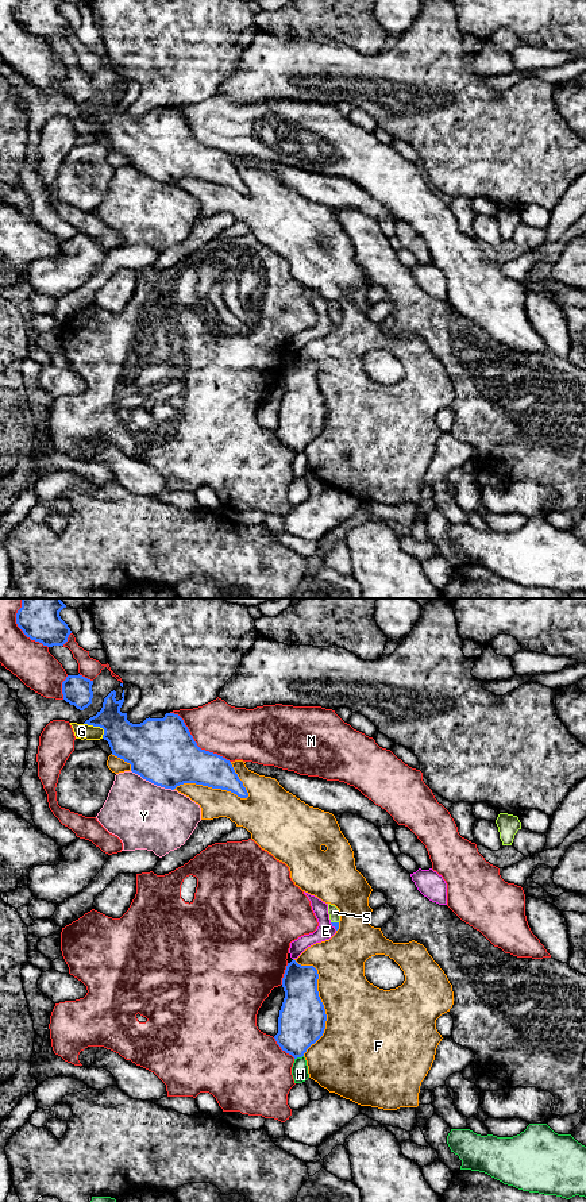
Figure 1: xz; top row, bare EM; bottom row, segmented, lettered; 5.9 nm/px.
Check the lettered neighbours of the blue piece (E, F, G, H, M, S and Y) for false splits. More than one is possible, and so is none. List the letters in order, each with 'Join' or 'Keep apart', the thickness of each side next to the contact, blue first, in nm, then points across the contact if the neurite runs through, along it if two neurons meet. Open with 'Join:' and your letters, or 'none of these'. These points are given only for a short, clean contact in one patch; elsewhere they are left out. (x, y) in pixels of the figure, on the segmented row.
Join: S
E: Keep apart. Thickness 30 nm (blue) against 100 nm
F: Keep apart. Thickness 280 nm (blue) against 400 nm
G: Keep apart. Thickness 240 nm (blue) against 100 nm
H: Keep apart. Thickness 280 nm (blue) against 100 nm
M: Keep apart. Thickness 400 nm (blue) against 320 nm
S: Join. Thickness 30 nm (blue) against 70 nm. Path across: xz (334, 924), (335, 923), (334, 912)
Y: Keep apart. Thickness 400 nm (blue) against 400 nm

